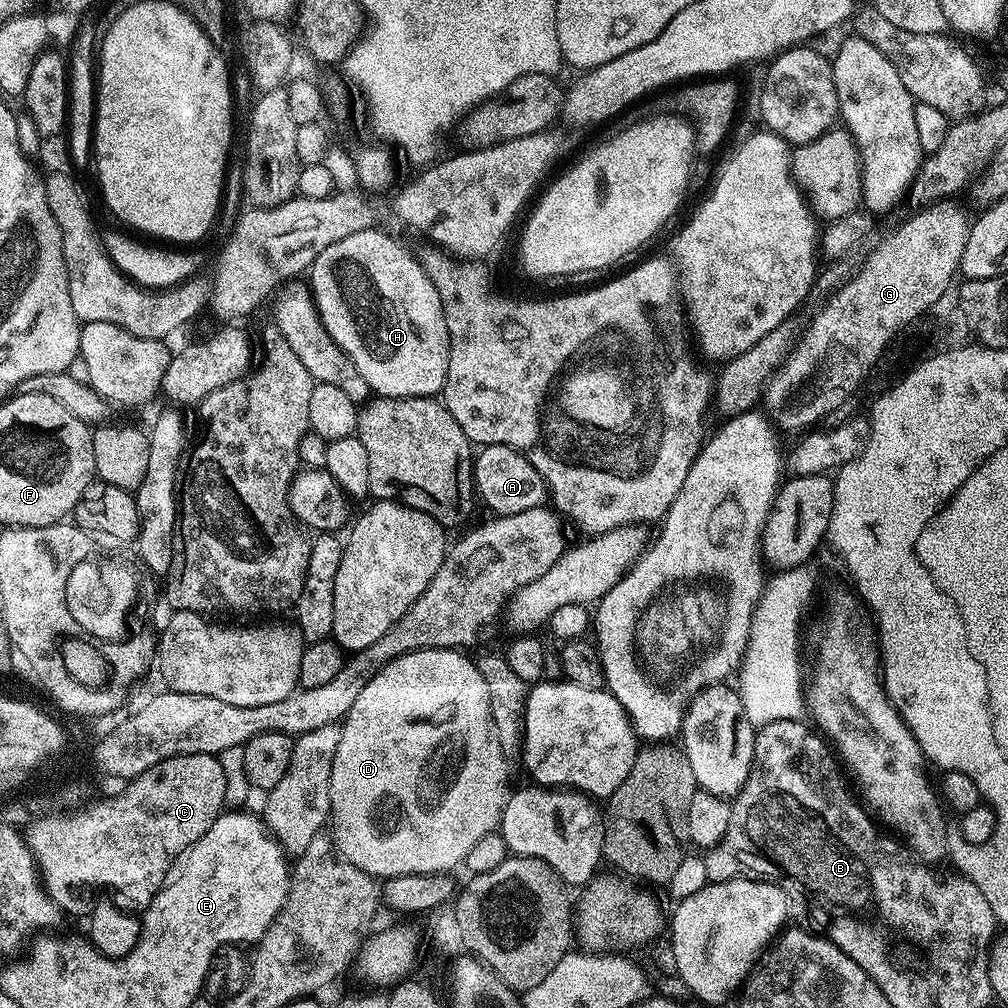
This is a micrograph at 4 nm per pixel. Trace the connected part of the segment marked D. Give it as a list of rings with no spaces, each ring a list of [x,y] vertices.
[[[427,648],[406,654],[387,664],[358,694],[354,706],[342,721],[338,750],[334,754],[334,766],[330,774],[330,835],[337,853],[347,863],[358,866],[373,878],[387,878],[402,874],[426,874],[427,872],[453,871],[452,867],[463,865],[466,854],[485,834],[497,831],[500,815],[510,795],[508,788],[509,757],[505,756],[498,742],[498,730],[494,730],[494,718],[490,714],[490,693],[486,690],[486,678],[478,674],[476,660],[464,657],[463,651],[455,648]]]

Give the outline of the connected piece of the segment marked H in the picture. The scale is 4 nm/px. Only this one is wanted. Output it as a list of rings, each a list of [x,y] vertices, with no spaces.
[[[375,227],[362,230],[358,234],[350,234],[350,238],[342,238],[342,242],[334,242],[318,254],[318,258],[312,263],[310,269],[310,287],[312,298],[316,302],[316,309],[320,320],[326,326],[330,338],[349,358],[354,362],[358,374],[366,378],[369,389],[377,396],[430,396],[435,397],[444,391],[444,379],[448,373],[448,331],[446,330],[446,318],[442,314],[442,302],[438,298],[438,290],[434,290],[434,282],[426,278],[426,270],[422,270],[419,259],[412,256],[392,236],[384,232],[376,232]]]

